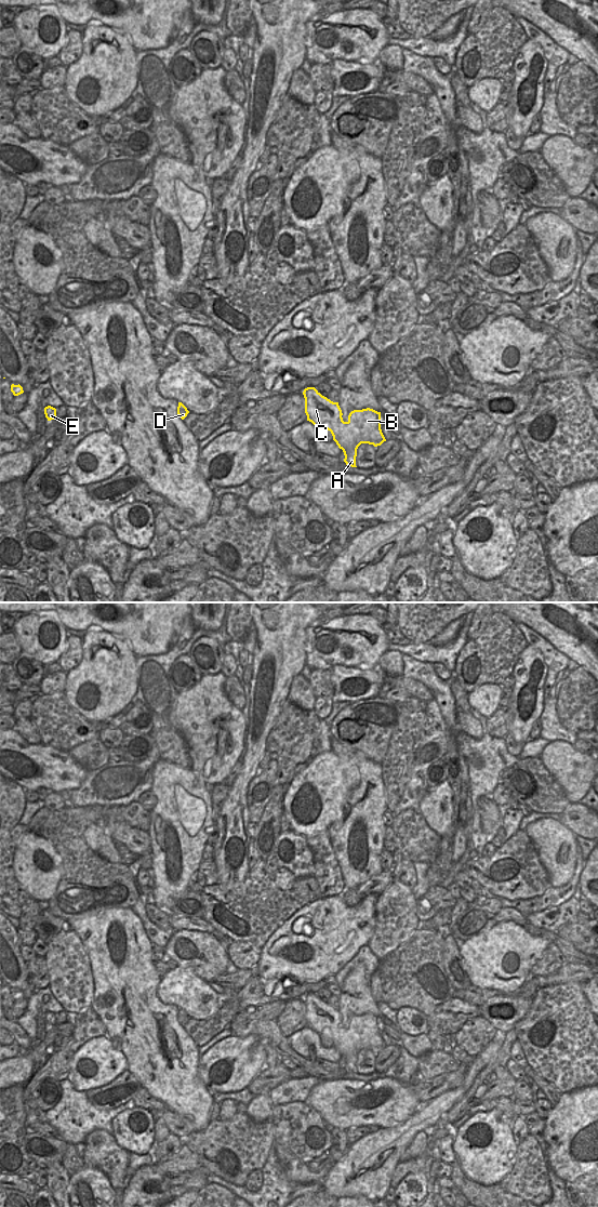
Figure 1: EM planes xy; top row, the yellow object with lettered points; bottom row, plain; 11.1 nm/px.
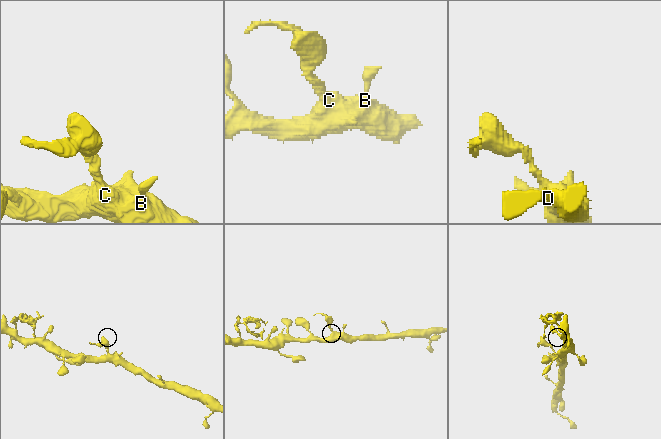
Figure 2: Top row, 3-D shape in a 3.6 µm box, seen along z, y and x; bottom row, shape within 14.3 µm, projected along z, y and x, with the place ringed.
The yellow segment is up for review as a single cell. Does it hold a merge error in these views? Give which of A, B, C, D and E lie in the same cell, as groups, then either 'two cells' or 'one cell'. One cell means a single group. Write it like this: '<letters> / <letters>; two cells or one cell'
A B C D E; one cell

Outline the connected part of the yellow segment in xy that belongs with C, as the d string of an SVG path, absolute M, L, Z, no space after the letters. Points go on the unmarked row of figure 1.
M315 993L305 994L303 1000L307 1026L331 1037L333 1046L344 1058L347 1072L357 1073L357 1055L361 1049L377 1052L386 1047L381 1035L381 1018L370 1013L354 1016L344 1027L338 1008L322 1002Z

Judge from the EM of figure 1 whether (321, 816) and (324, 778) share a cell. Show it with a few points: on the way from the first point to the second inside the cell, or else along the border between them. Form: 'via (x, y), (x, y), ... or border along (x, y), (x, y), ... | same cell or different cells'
via (323, 806), (323, 787) | same cell

